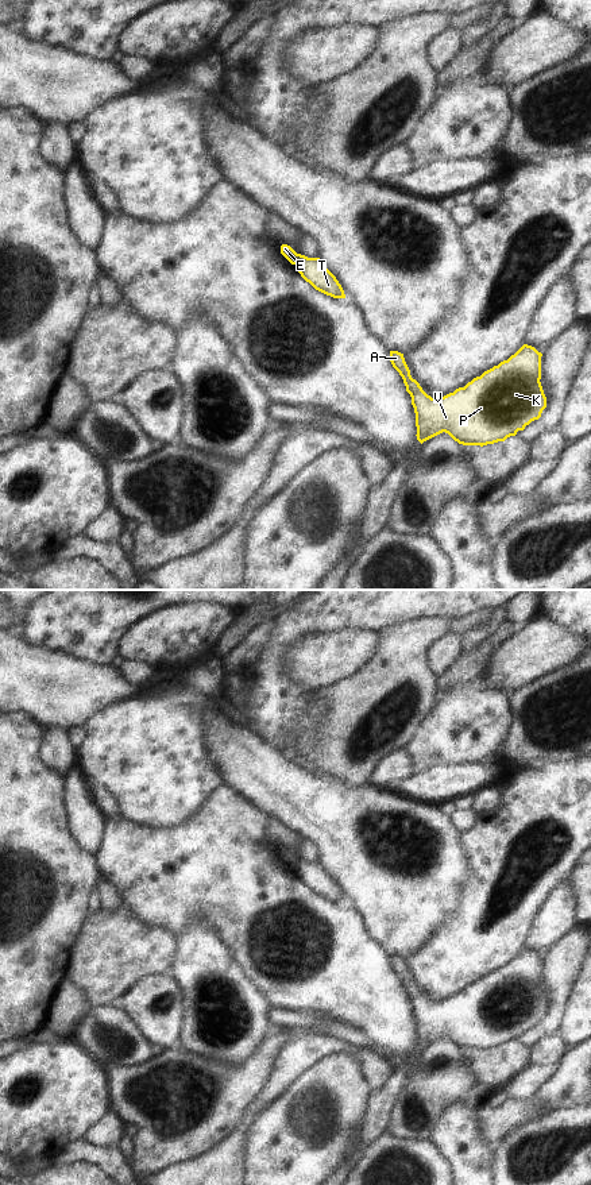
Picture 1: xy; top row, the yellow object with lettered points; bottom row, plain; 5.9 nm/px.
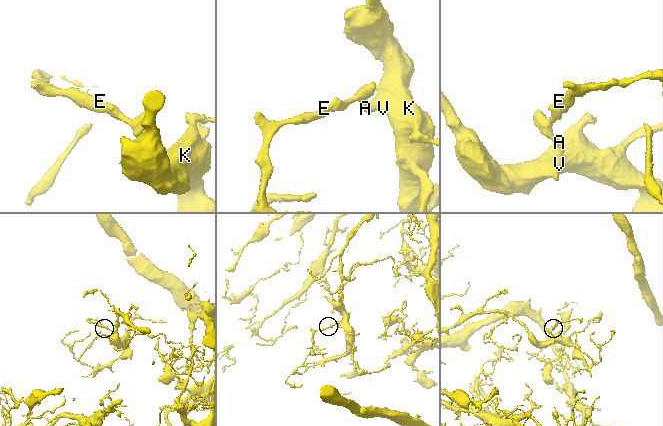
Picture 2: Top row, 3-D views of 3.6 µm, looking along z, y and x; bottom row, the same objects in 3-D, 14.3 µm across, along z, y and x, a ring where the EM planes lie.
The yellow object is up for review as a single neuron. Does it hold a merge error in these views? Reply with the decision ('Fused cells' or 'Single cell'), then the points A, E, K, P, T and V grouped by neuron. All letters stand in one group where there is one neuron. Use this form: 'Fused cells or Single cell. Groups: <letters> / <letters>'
Fused cells. Groups: A K P T V / E.

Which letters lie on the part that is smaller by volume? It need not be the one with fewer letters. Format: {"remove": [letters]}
{"remove": ["E"]}

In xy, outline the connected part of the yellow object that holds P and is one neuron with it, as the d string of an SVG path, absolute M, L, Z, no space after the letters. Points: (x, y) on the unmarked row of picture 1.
M524 949L507 965L440 1003L428 1000L412 983L403 958L390 956L390 966L412 1001L417 1045L445 1037L463 1050L505 1046L541 1022L546 1001L541 991L541 961Z

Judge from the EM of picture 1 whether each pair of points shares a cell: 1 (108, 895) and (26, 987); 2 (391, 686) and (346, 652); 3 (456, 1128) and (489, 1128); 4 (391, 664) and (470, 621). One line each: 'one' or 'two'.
1: two
2: two
3: two
4: two

